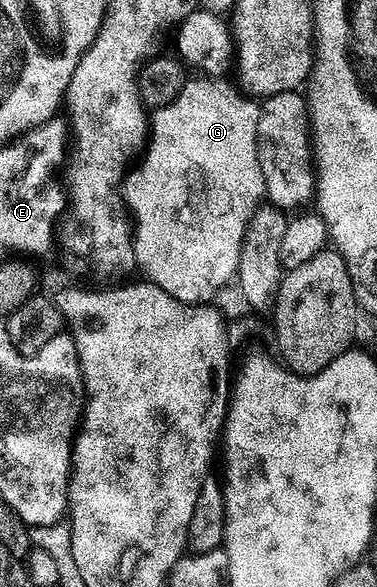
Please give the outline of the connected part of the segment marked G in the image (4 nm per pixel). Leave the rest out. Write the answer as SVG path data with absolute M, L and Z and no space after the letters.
M196 77L186 82L185 88L166 107L156 108L151 115L151 130L147 136L147 146L143 152L141 167L135 171L130 170L125 176L123 184L123 198L131 212L132 220L135 222L135 238L133 241L133 252L137 262L136 270L142 271L148 282L159 285L163 293L171 293L175 301L184 303L209 303L217 295L217 290L225 282L232 280L239 265L241 256L241 242L245 236L247 225L255 213L257 207L262 206L265 199L265 182L263 181L263 169L259 169L259 153L257 152L257 130L259 129L260 106L250 101L244 94L241 94L234 86L228 87L221 83L217 77Z

